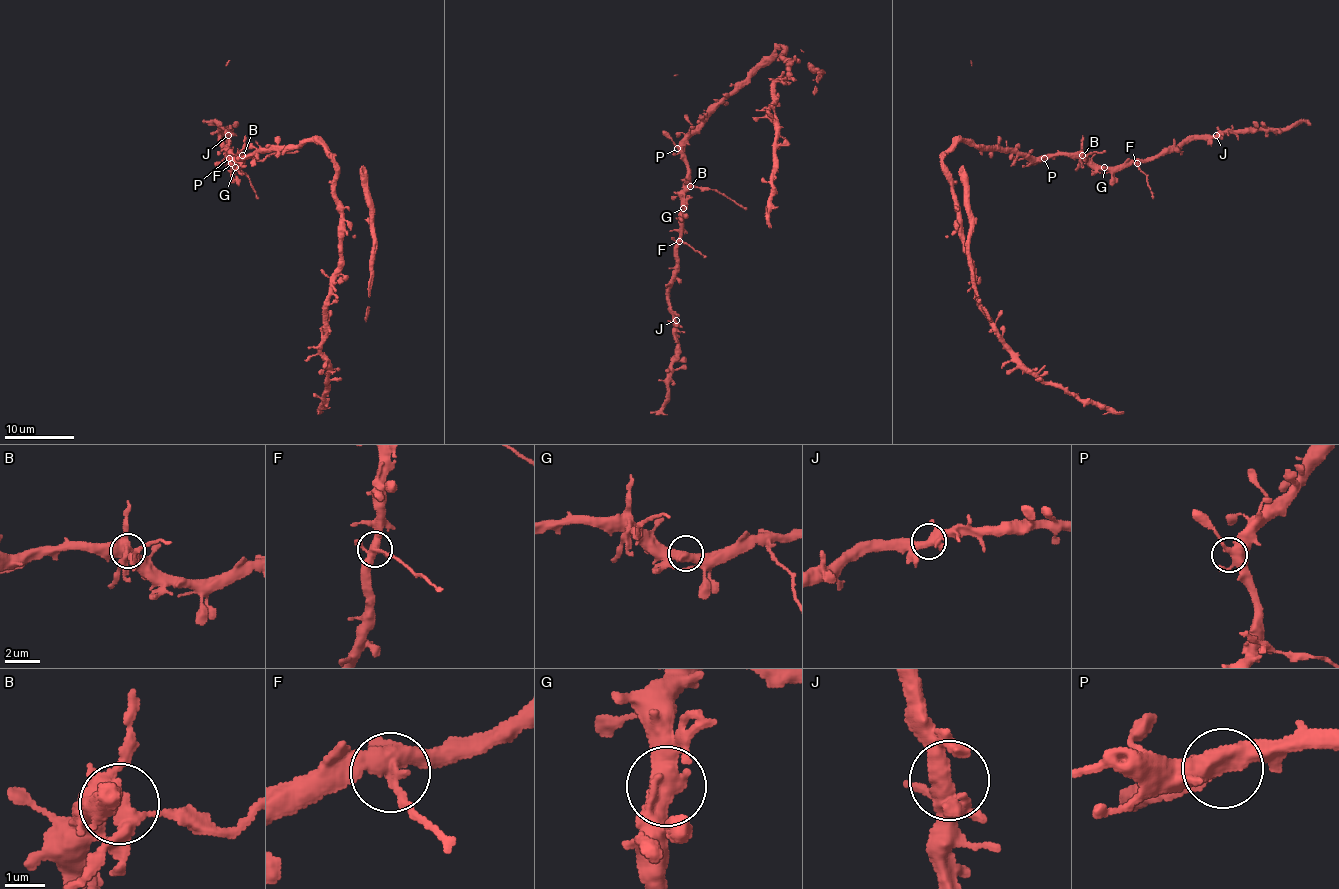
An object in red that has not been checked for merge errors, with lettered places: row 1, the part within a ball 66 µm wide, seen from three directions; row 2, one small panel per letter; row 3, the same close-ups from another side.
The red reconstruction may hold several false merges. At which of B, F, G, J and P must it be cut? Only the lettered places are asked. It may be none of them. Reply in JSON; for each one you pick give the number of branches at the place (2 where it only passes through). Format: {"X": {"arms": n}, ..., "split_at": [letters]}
{"B": {"arms": 8}, "F": {"arms": 4}, "split_at": ["B", "F"]}

